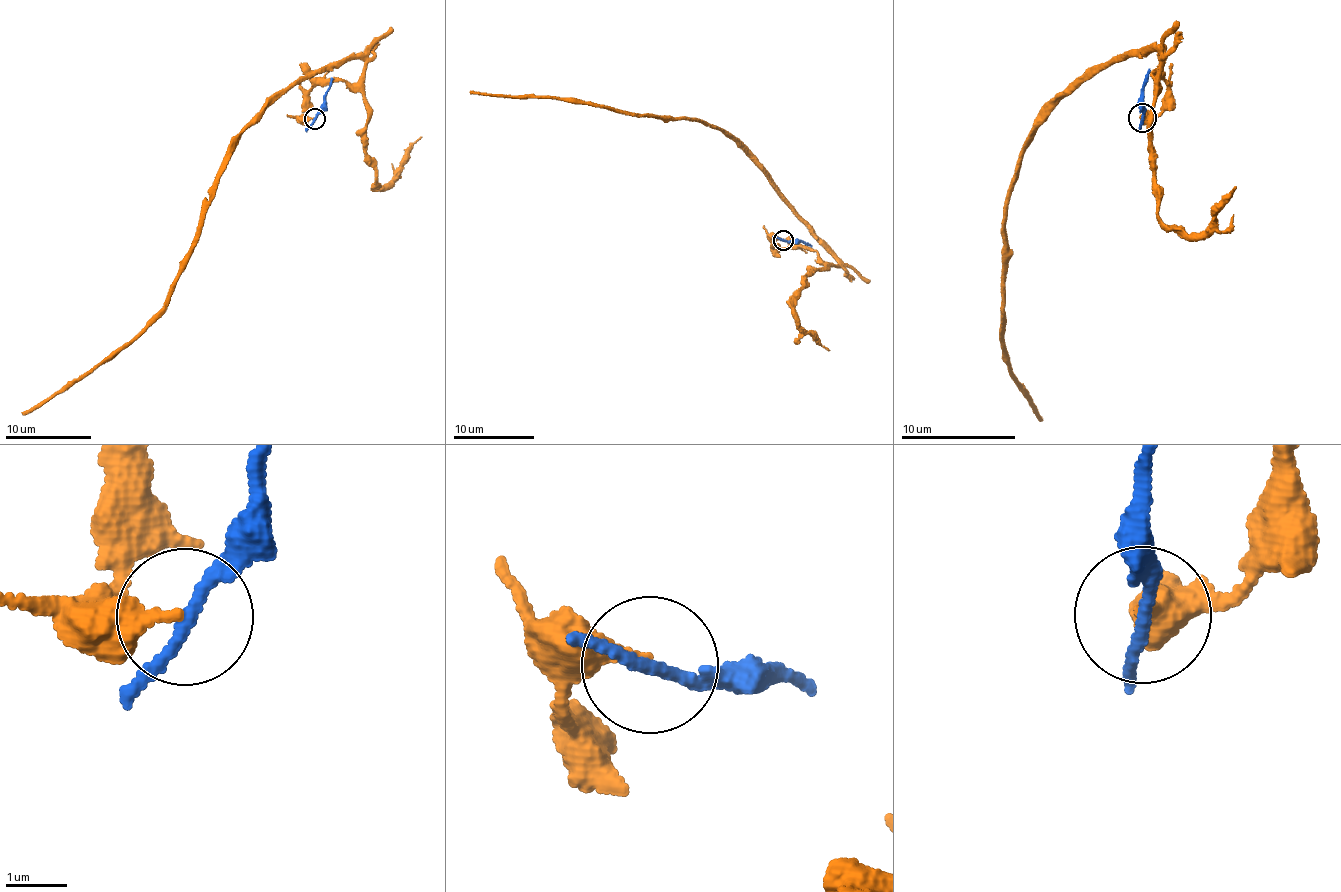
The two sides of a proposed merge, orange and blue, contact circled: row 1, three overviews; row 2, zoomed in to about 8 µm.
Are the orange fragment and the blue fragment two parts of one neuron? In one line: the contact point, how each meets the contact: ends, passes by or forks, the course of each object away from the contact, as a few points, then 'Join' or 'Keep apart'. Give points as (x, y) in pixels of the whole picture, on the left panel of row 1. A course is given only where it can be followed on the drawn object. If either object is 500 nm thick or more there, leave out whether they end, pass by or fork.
Place: (314, 118). At the ring orange ends. At the ring blue passes by. Course of orange: (314, 118), (307, 93), (355, 82), (363, 61), (336, 61), (265, 106), (241, 134), (168, 306), (22, 413). Course of blue: (315, 118), (331, 77). Keep apart

